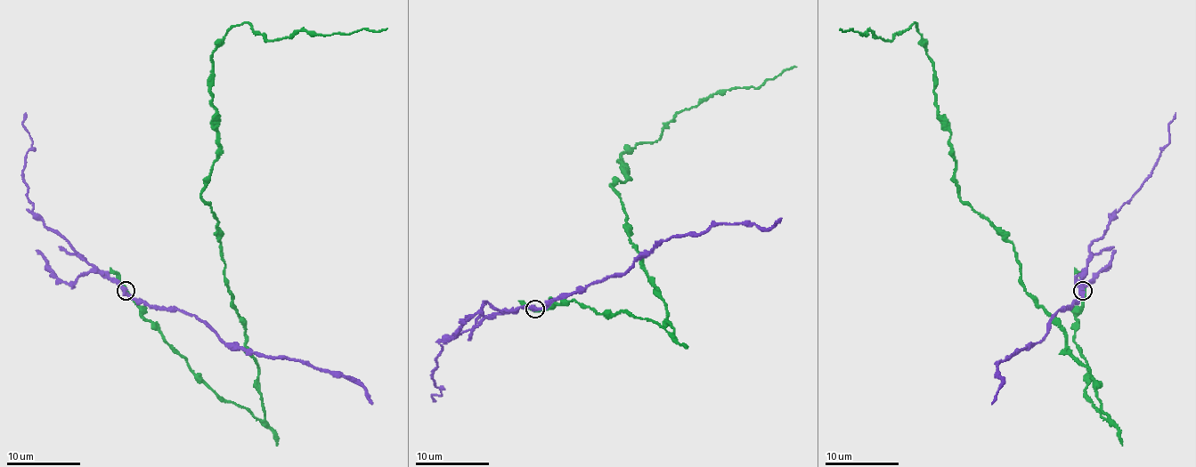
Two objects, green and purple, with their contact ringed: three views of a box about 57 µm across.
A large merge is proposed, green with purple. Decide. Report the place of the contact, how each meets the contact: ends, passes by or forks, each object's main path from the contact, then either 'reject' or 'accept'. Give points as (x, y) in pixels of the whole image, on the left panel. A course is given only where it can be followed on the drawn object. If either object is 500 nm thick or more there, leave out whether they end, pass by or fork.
place (126, 290); green passes by; purple passes by; course green (125, 291), (216, 393), (264, 417), (202, 199), (218, 148), (211, 54), (244, 23), (268, 39), (387, 28); course purple (125, 291), (154, 307), (191, 313), (224, 342), (237, 342), (263, 357), (340, 372), (360, 384), (371, 405); reject

